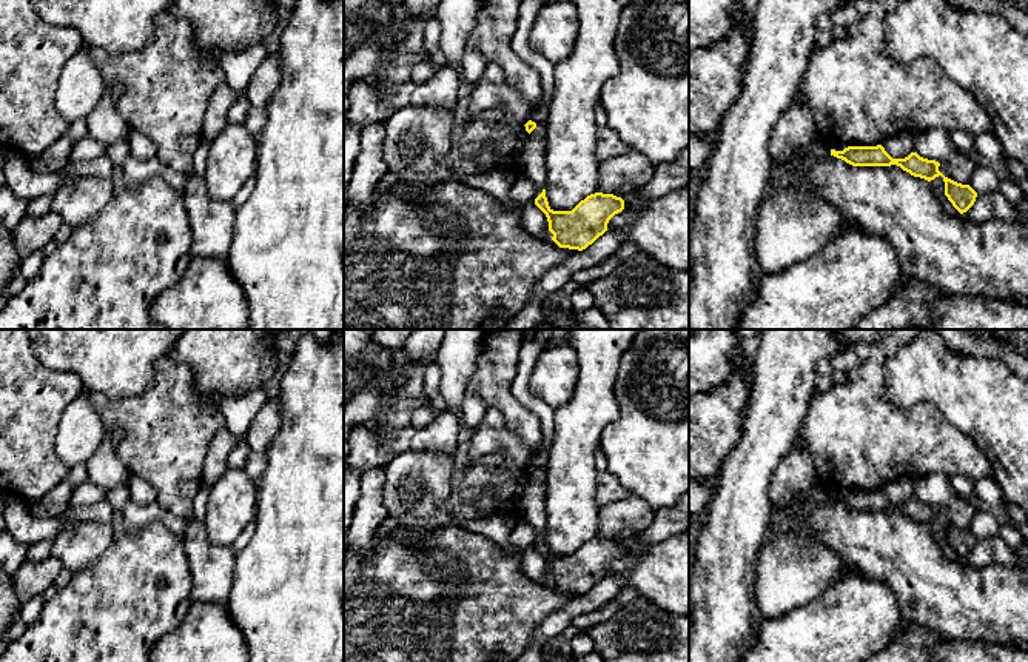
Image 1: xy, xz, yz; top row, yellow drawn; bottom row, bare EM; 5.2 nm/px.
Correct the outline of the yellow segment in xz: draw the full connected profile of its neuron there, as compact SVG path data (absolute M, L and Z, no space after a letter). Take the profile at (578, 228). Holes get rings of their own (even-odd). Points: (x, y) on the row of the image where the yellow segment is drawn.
M546 189L535 199L546 214L552 240L559 248L583 251L607 231L609 220L624 209L624 200L613 194L595 192L581 200L572 211L553 211Z

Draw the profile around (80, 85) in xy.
M83 48L62 69L55 108L68 122L86 119L103 91L103 79Z

